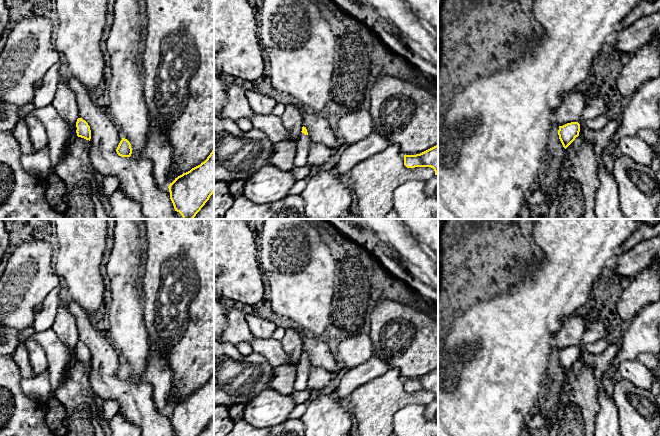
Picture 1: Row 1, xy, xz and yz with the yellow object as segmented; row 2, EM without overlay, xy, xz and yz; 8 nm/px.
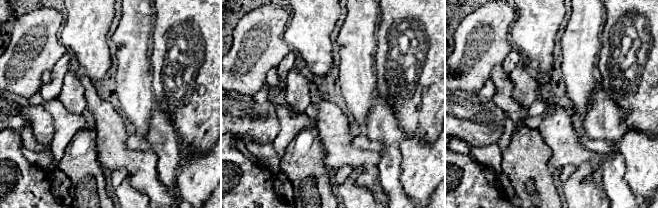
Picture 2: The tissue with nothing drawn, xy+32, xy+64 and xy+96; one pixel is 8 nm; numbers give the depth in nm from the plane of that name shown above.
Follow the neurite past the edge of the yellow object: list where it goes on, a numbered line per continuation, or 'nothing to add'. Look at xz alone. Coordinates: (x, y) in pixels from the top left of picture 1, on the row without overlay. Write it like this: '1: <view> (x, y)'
1: xz (303, 366)

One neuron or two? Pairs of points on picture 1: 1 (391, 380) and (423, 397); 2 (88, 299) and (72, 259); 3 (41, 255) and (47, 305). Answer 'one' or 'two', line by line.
1: one
2: one
3: two

